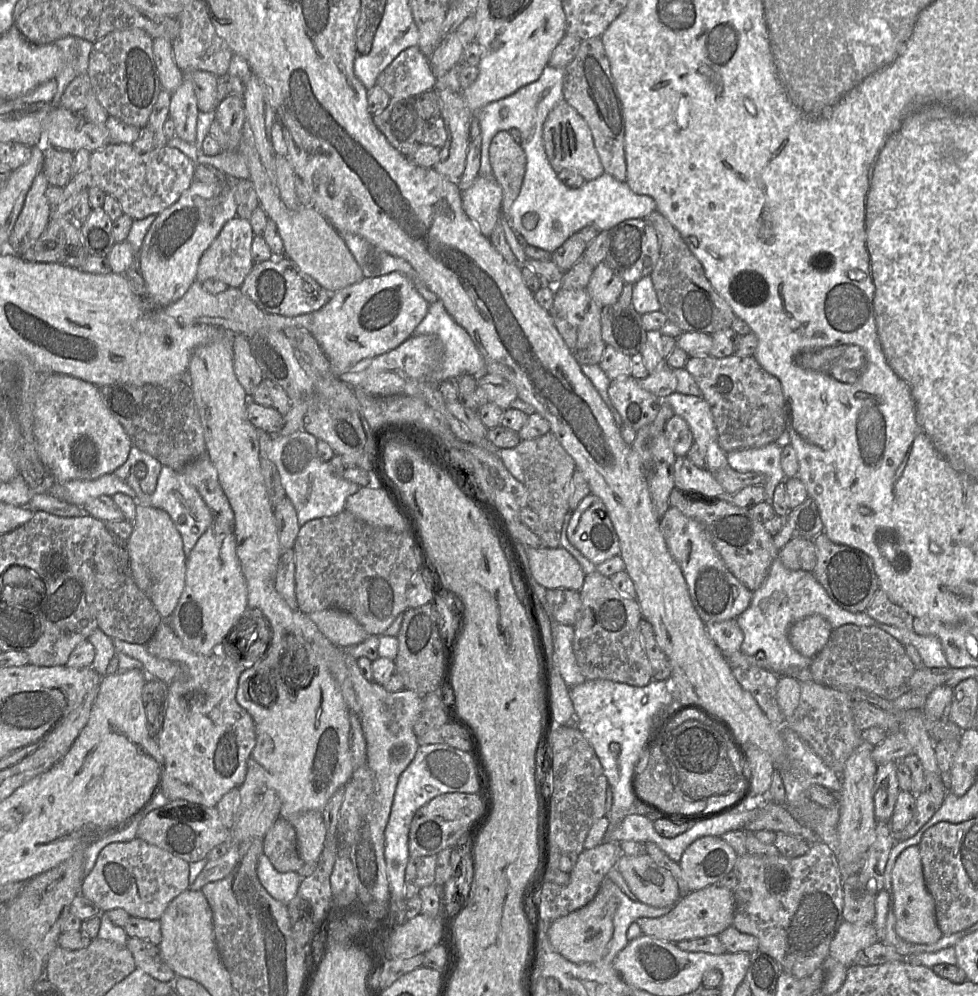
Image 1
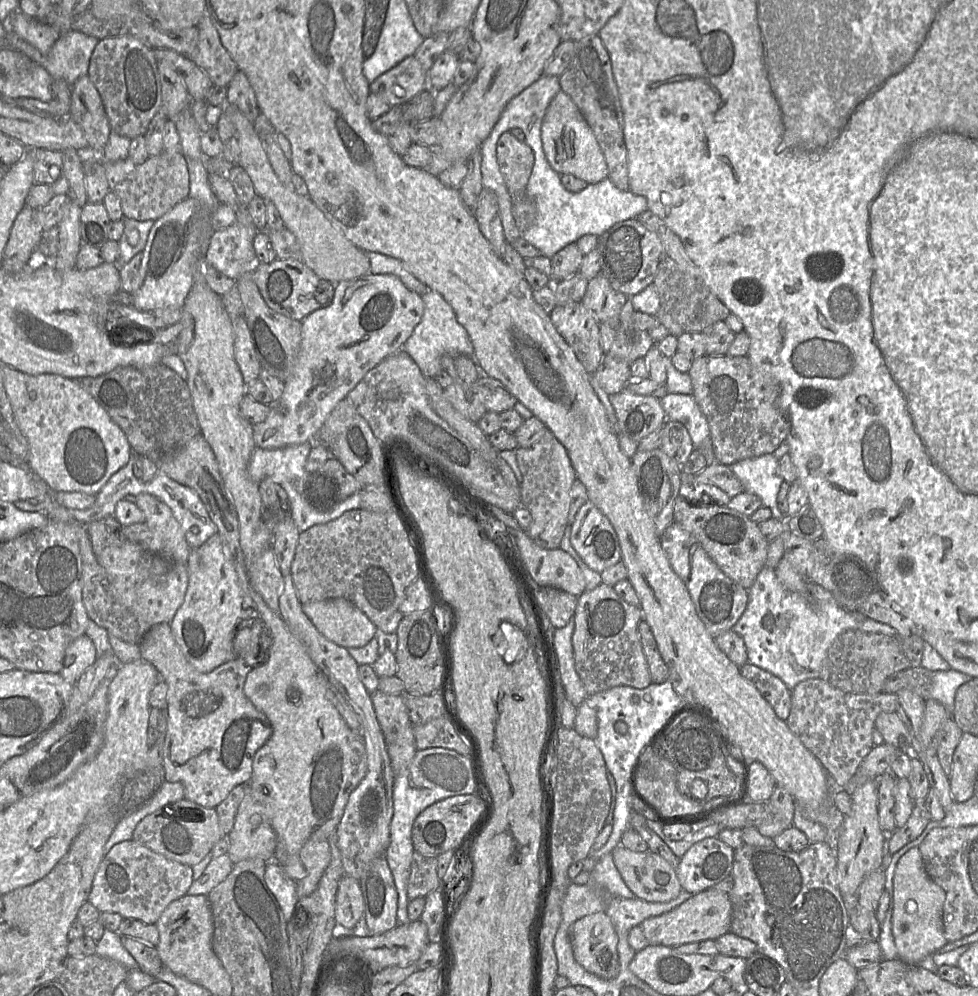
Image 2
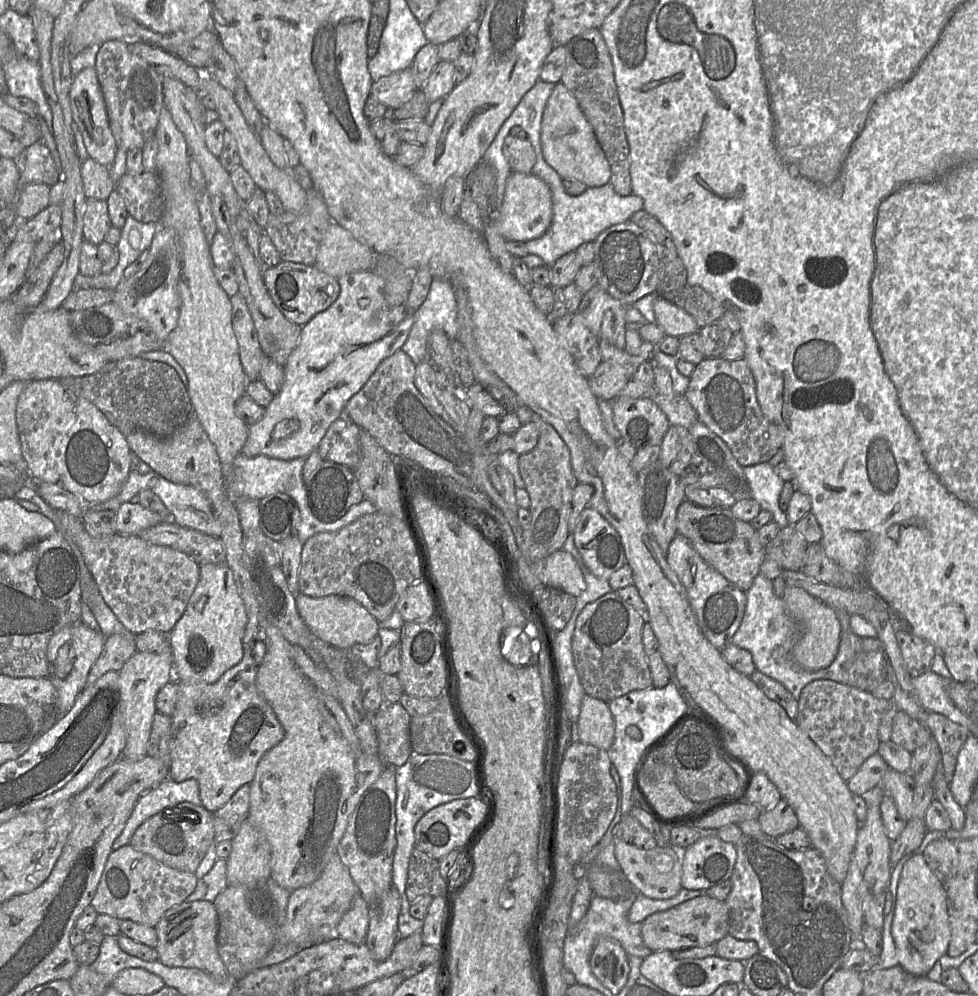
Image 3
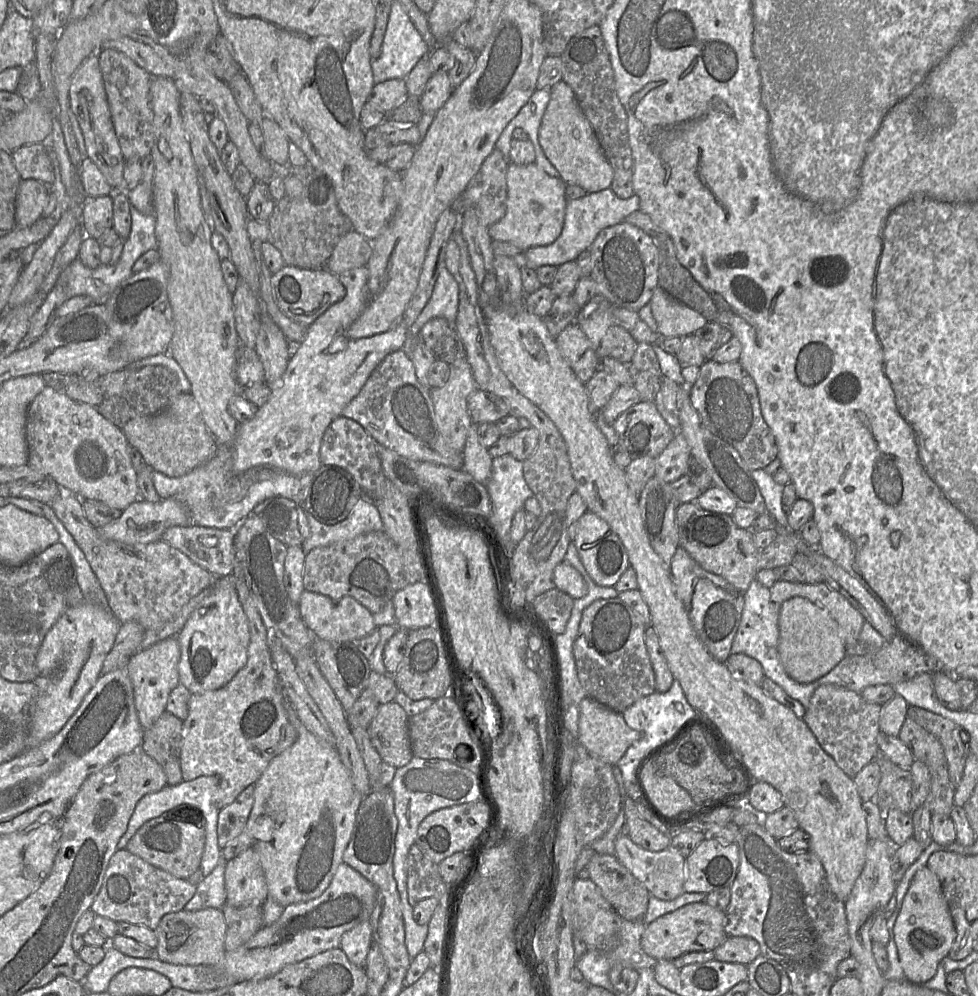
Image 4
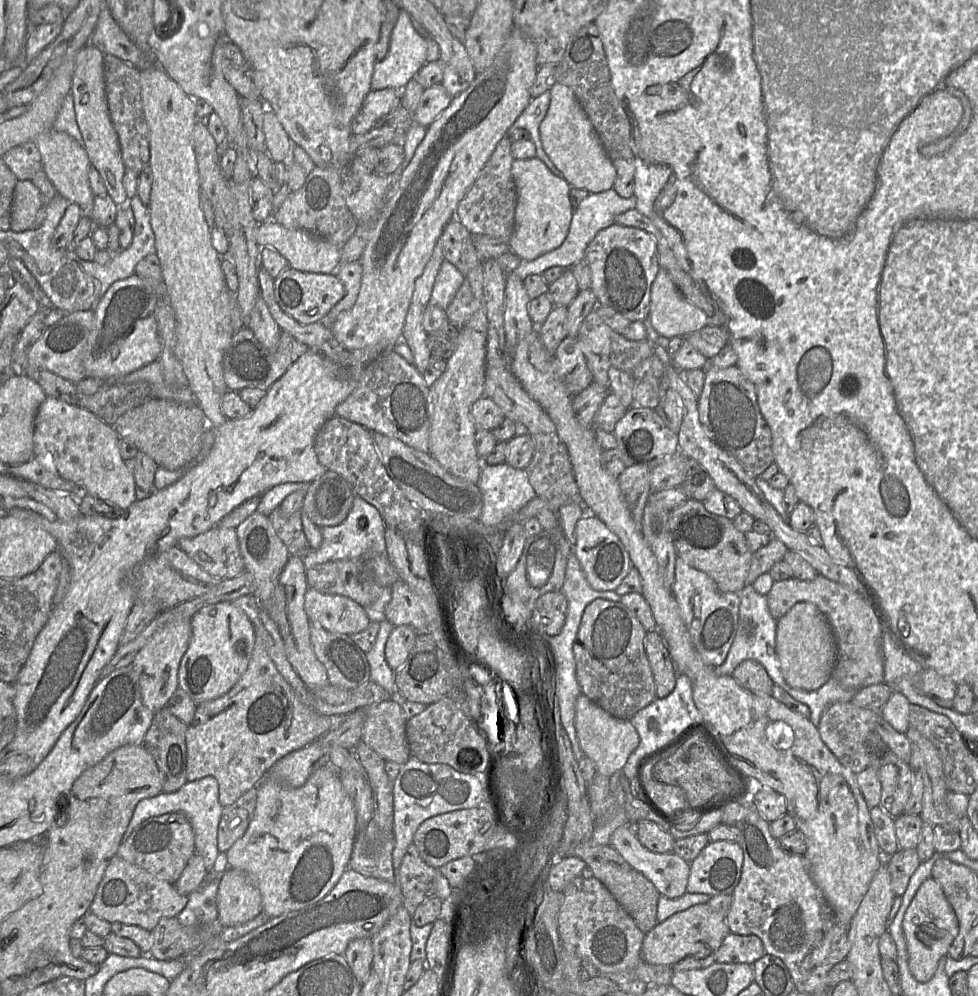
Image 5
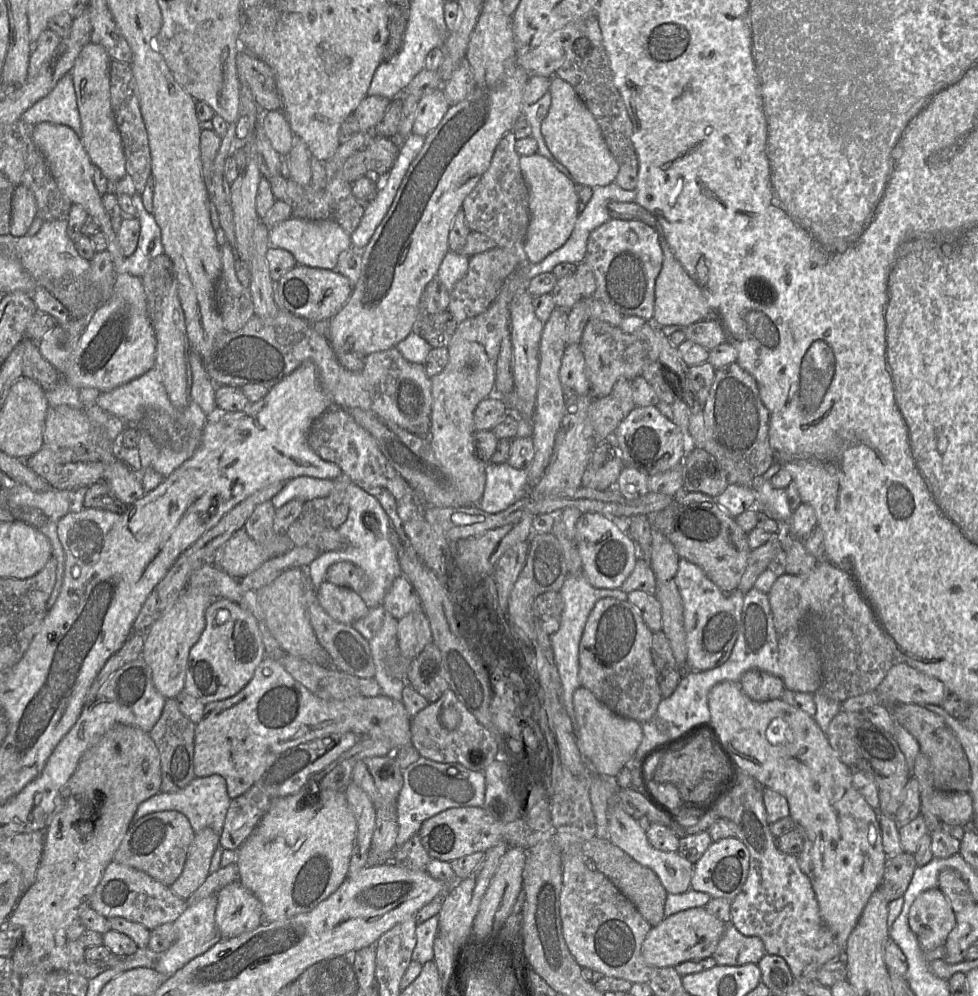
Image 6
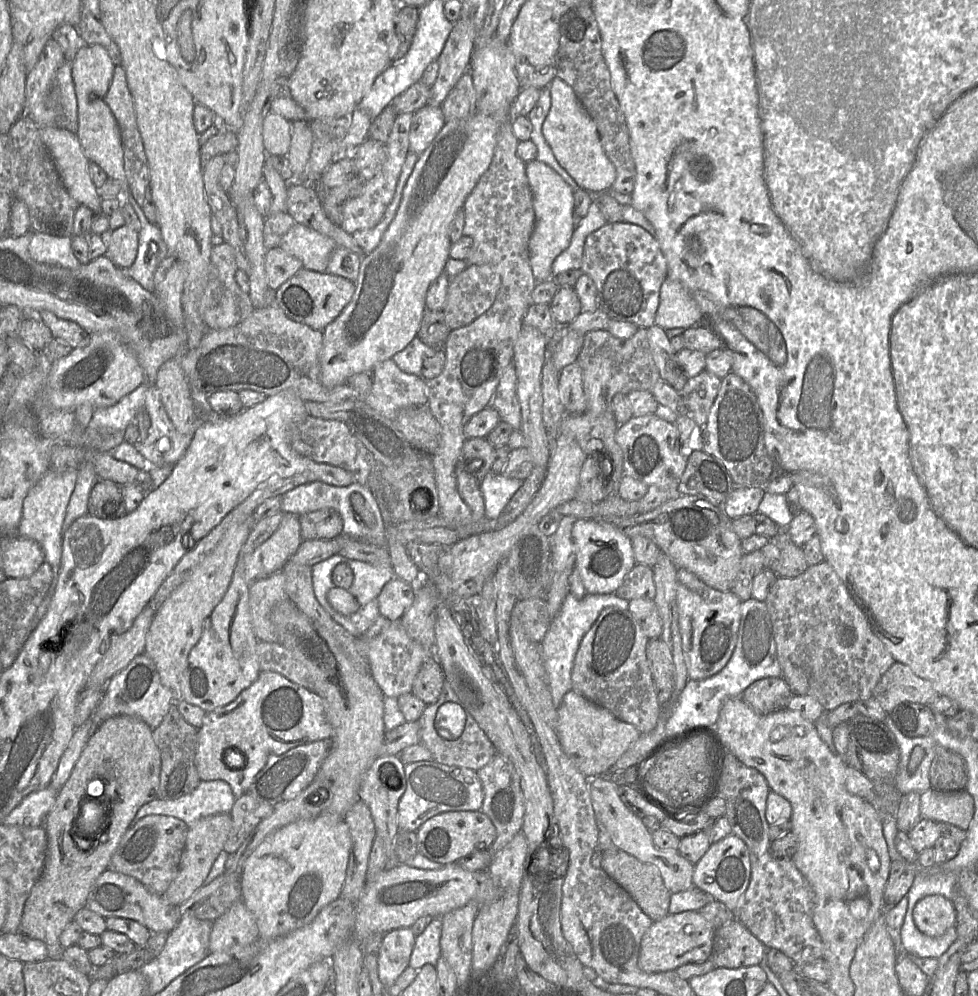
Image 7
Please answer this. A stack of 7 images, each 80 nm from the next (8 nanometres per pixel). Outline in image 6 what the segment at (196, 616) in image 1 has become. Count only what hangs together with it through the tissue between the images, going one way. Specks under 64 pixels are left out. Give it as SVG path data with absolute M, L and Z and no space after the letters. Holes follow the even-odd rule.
M227 599L214 600L205 611L205 628L190 649L183 692L206 705L233 697L252 679L256 668L266 657L258 624L254 616Z

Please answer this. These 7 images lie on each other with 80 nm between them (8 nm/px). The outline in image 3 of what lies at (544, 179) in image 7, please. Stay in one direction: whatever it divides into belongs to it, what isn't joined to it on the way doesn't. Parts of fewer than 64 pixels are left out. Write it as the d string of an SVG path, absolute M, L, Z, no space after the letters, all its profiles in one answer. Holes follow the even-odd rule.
M511 172L501 205L494 212L494 225L499 234L507 241L526 243L539 238L549 228L552 217L552 197L549 186L534 174Z

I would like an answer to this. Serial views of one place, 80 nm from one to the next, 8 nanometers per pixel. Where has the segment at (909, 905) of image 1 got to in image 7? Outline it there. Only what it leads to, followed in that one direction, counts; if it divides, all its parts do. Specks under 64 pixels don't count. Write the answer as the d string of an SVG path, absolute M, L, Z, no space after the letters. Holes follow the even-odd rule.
M928 895L913 909L917 928L929 937L939 937L956 923L956 911L950 899L943 895Z

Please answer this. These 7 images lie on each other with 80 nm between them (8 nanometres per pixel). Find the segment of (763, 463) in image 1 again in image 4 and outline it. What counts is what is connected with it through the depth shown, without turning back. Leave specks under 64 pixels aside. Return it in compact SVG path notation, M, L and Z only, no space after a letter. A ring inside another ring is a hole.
M764 469L751 471L751 474L765 500L767 512L775 518L779 528L788 528L787 515L782 509L784 486L775 482Z

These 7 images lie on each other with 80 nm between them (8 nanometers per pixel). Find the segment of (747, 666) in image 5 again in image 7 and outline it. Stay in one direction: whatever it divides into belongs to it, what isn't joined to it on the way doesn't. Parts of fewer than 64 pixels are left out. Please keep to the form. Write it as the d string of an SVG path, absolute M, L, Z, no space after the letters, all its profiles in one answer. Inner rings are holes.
M766 677L750 684L743 692L743 700L756 712L769 714L788 708L793 697L783 677Z

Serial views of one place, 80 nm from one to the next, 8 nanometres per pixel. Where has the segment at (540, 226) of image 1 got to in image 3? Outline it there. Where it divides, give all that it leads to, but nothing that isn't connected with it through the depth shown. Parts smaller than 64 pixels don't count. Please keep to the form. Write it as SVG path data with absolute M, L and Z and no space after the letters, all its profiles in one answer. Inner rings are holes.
M529 140L532 144L536 162L532 174L542 179L550 188L552 197L552 222L547 231L539 238L526 242L529 254L539 256L546 266L552 266L563 255L576 251L586 242L595 239L607 228L628 221L630 217L644 207L643 199L633 193L627 196L618 195L611 183L599 187L588 187L581 195L569 195L563 185L561 176L545 161L542 147L537 142Z

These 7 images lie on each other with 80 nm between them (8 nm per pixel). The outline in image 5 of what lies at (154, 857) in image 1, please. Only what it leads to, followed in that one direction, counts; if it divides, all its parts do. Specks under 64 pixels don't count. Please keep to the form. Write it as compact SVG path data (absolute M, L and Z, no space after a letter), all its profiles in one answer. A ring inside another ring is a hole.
M115 855L106 868L89 912L109 923L136 925L151 932L162 918L177 917L188 900L188 896L180 894L174 884Z

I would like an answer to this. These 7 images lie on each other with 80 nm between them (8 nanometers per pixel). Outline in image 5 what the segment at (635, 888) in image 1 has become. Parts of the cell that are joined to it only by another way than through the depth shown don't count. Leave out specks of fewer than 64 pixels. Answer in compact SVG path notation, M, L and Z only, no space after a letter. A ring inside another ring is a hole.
M627 825L617 828L611 835L610 845L636 871L643 874L656 887L660 895L677 899L687 893L686 886L690 873L690 863L673 853L653 853L638 840L635 831Z

